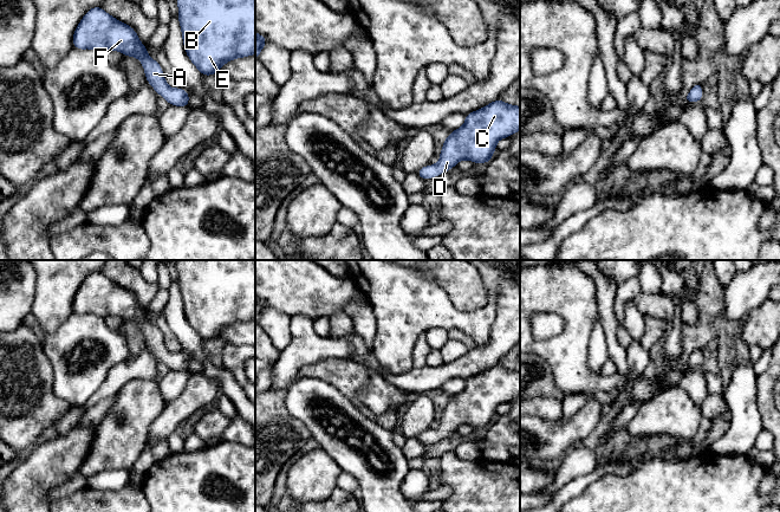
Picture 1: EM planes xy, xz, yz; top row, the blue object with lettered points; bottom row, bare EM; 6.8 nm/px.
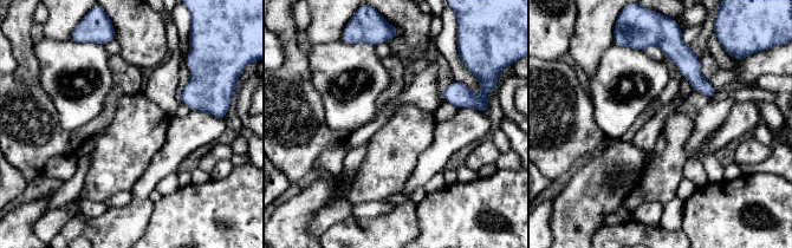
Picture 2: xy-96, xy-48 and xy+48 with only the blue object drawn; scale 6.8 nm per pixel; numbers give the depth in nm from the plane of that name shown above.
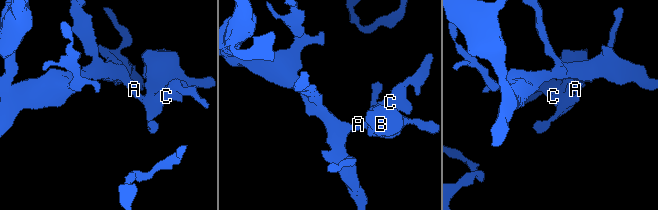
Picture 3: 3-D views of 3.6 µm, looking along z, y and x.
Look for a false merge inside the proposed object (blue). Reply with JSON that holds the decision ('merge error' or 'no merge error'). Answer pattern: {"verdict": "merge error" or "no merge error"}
{"verdict": "no merge error"}

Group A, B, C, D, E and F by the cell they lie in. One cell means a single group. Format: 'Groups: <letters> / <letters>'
Groups: A B C D E F

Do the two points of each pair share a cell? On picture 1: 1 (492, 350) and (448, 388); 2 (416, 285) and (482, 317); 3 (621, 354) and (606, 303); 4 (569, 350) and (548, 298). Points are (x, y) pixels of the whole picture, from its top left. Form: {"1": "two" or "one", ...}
{"1": "two", "2": "one", "3": "one", "4": "one"}

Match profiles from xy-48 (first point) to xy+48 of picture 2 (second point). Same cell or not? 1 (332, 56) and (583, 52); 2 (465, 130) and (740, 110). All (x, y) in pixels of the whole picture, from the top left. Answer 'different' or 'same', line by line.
1: different
2: same

